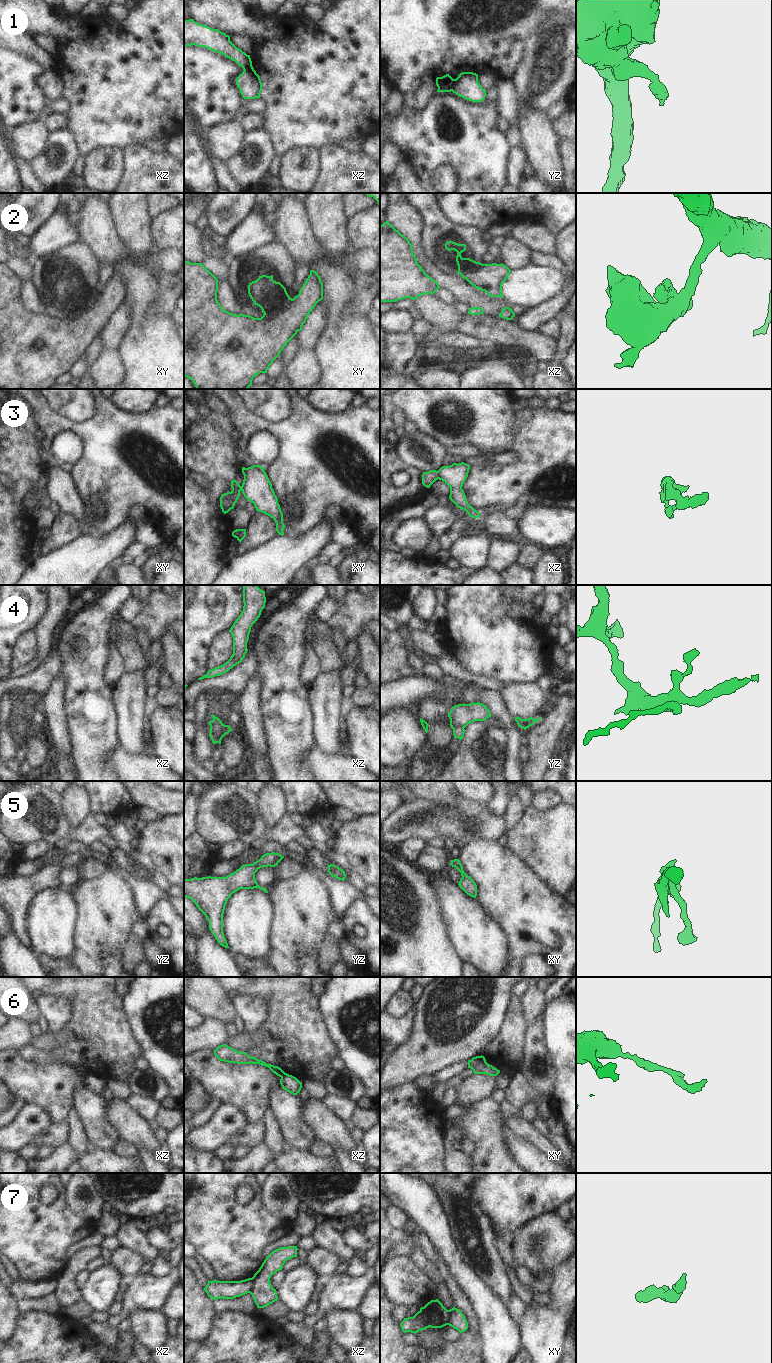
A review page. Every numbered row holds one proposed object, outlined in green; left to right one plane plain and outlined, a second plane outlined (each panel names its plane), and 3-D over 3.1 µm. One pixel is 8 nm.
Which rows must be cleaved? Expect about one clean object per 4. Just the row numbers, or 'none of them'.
1, 2, 3, 4, 6, 7

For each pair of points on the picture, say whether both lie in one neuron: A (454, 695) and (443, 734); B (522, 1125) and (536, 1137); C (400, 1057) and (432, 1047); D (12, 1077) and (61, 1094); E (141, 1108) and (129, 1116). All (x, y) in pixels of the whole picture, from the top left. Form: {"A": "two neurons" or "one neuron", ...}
{"A": "one neuron", "B": "one neuron", "C": "one neuron", "D": "one neuron", "E": "two neurons"}

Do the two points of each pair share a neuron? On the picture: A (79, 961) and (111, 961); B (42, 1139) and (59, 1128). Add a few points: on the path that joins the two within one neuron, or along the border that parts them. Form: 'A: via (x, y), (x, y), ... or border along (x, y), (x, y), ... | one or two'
A: border along (121, 958), (106, 954), (102, 959), (102, 966) | two
B: via (46, 1138), (55, 1132) | one

